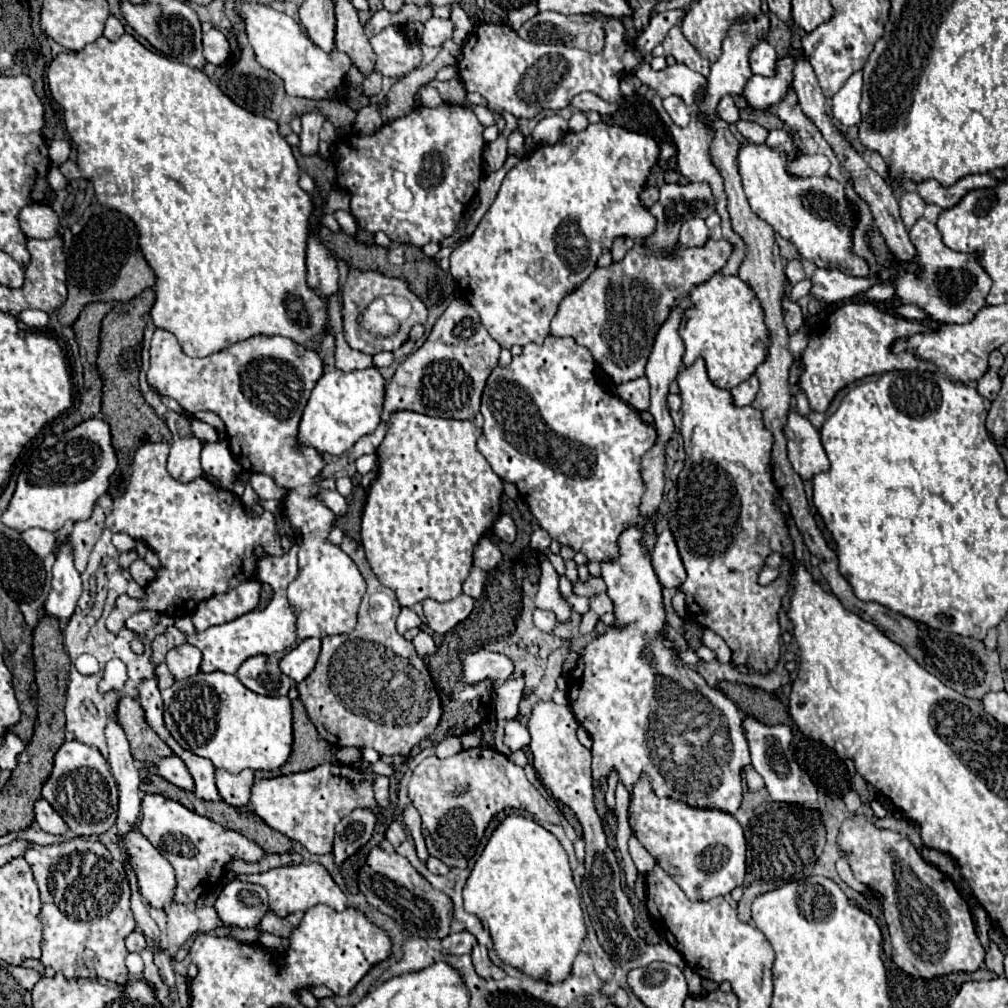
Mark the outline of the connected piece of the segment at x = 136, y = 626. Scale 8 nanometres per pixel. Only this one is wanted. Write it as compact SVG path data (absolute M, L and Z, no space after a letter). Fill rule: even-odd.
M141 610L141 612L133 614L133 616L125 622L125 626L127 626L129 630L137 632L137 634L143 634L143 632L149 632L157 622L159 622L159 614L157 614L157 612L153 612L153 610Z

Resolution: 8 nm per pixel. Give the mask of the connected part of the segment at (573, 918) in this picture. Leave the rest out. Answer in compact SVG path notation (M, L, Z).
M511 814L499 822L465 882L463 902L467 912L487 922L495 952L503 962L531 978L543 978L543 974L549 972L549 982L561 982L569 976L573 960L587 934L581 898L571 876L565 848L533 818Z

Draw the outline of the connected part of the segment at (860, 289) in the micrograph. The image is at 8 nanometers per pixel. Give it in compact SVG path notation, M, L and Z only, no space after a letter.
M817 270L813 276L811 296L823 302L843 302L853 300L867 292L871 286L879 284L879 276L849 276L841 270Z

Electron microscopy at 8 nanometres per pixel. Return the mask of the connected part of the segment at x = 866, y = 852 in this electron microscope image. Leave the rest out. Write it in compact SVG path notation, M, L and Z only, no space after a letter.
M851 816L843 820L837 836L837 846L847 858L853 876L883 896L883 914L887 920L891 946L893 946L893 962L915 978L935 978L951 972L975 972L983 966L985 950L977 938L975 924L969 912L967 902L961 898L953 882L937 870L933 864L925 862L919 850L911 844L905 834L877 828L865 816Z

